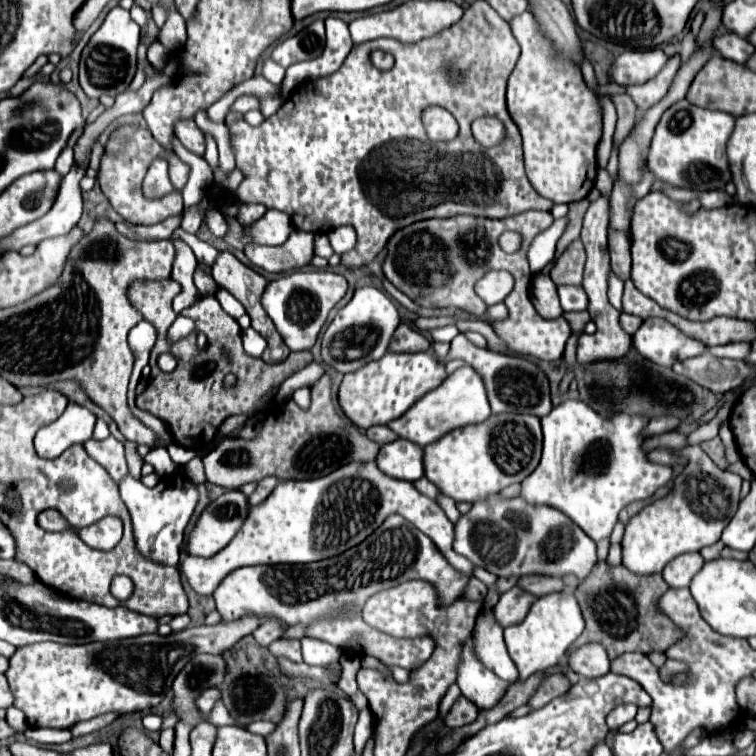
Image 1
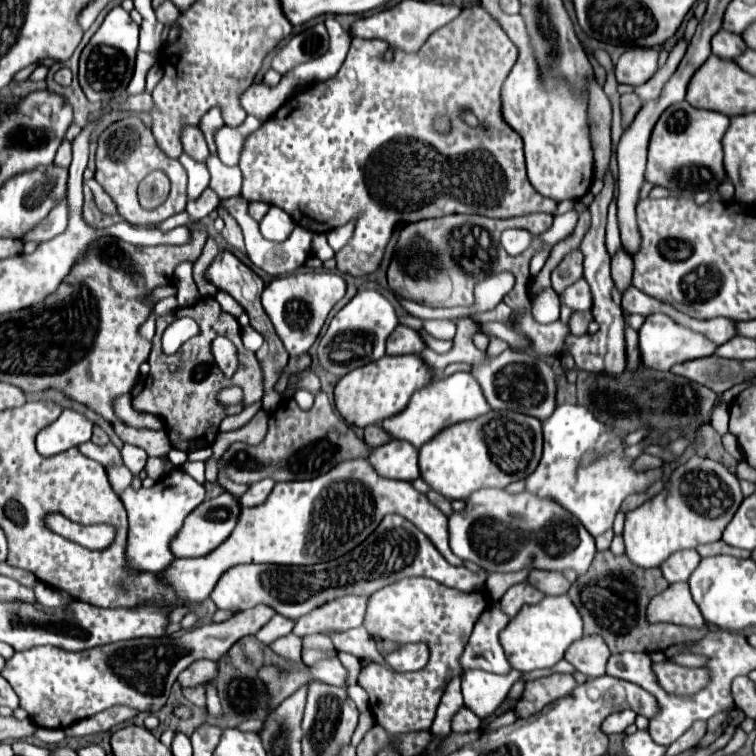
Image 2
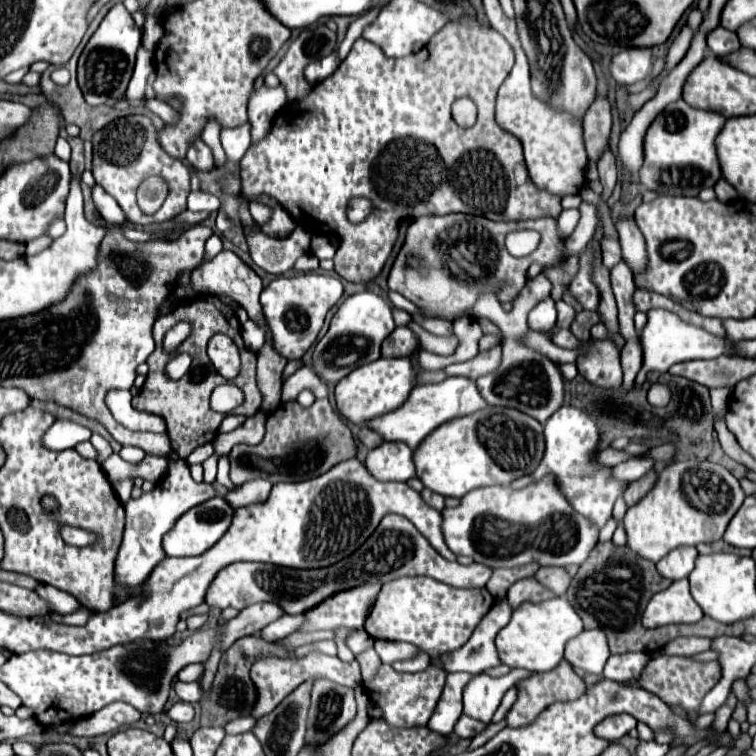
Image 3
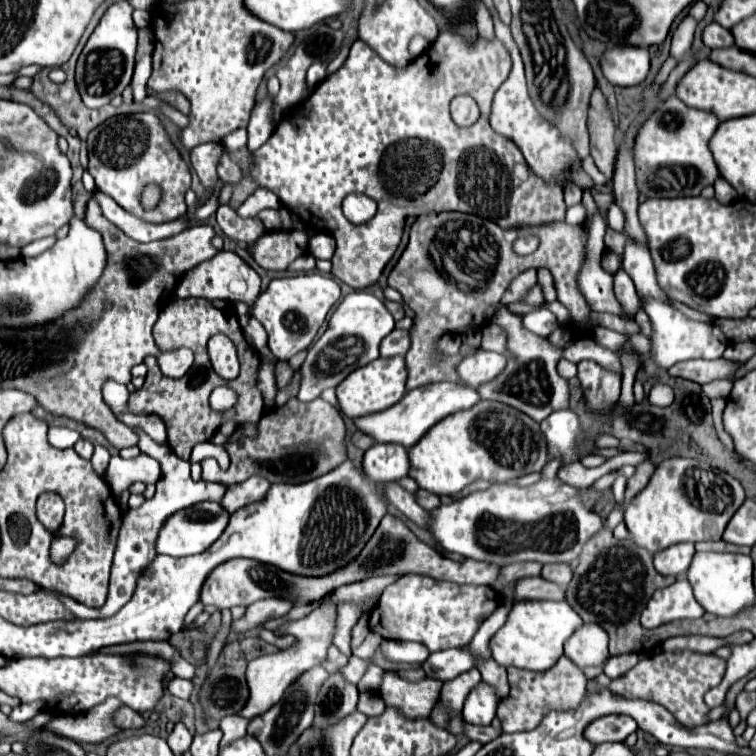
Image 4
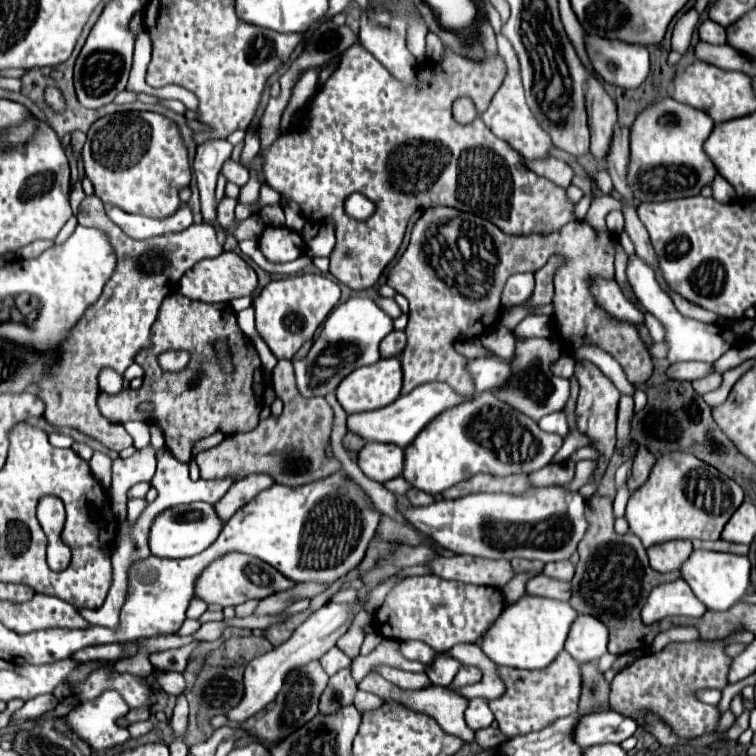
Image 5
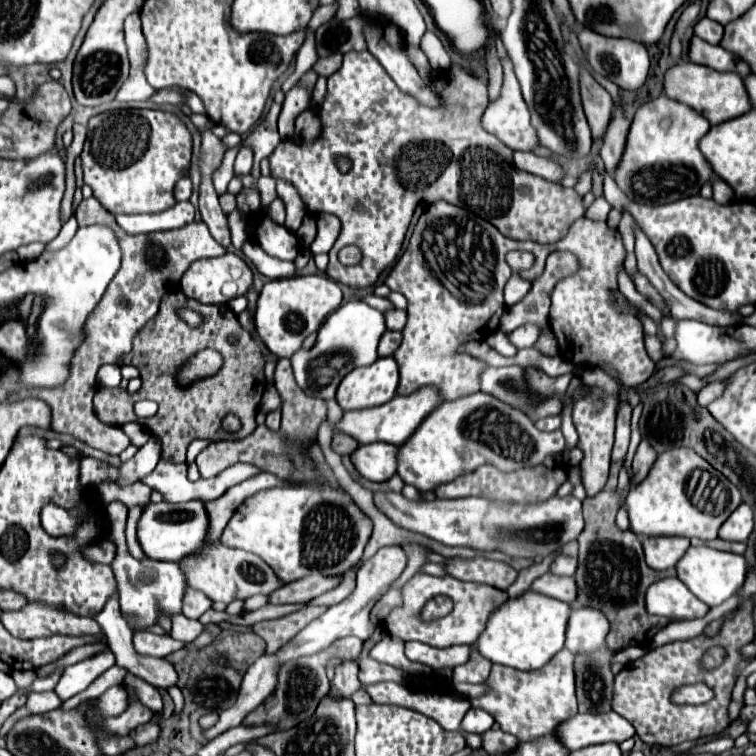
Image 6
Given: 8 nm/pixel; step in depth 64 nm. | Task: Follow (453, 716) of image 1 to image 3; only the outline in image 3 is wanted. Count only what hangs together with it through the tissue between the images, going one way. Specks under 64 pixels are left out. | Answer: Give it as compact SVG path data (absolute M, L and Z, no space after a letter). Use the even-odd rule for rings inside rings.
M462 714L460 720L458 720L458 724L454 726L454 732L456 732L460 738L474 738L476 734L480 734L480 732L484 732L484 730L486 730L486 724L478 722L478 720L474 720L474 718L466 716L466 714Z

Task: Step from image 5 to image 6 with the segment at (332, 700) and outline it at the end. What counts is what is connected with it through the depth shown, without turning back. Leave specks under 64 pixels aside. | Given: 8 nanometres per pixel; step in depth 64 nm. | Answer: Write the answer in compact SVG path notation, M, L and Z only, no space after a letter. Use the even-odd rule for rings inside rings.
M344 660L336 668L336 676L332 680L332 690L336 696L352 696L360 688L358 682L358 664L352 660Z

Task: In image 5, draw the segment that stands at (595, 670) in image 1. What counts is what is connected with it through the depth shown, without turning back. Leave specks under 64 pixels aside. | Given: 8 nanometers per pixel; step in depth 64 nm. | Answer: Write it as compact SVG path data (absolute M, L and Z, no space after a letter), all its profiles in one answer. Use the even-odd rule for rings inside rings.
M578 614L570 628L570 636L566 638L564 648L582 664L598 660L602 654L606 654L606 644L608 644L606 624L602 624L602 620L598 620L596 616Z

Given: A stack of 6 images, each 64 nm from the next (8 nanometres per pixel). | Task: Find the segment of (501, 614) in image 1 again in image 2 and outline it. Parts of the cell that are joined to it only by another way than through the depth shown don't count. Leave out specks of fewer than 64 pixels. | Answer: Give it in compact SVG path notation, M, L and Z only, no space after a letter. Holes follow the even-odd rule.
M520 582L520 584L514 584L500 600L502 604L502 610L508 614L508 616L516 616L516 612L520 612L520 608L524 604L536 604L544 598L546 594L538 592L532 584L526 584L526 582Z

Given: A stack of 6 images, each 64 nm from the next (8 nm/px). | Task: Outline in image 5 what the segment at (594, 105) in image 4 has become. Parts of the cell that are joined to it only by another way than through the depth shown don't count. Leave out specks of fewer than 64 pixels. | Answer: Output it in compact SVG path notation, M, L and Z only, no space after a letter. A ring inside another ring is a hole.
M590 78L586 84L586 112L592 134L590 152L596 158L606 160L610 138L616 128L616 104L596 78Z

